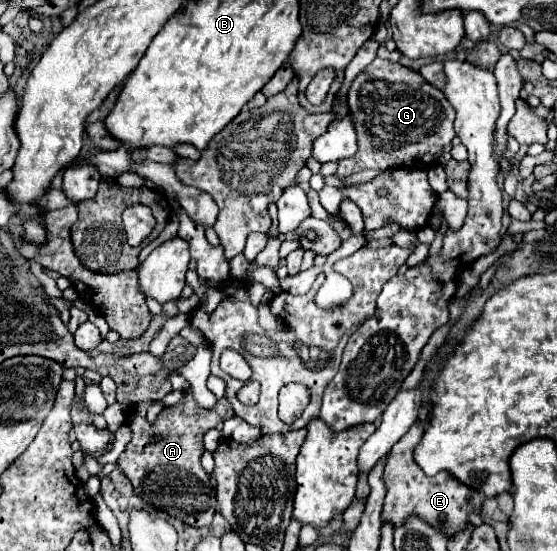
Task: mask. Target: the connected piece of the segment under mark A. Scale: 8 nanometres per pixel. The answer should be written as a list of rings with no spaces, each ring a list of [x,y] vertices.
[[[190,391],[186,393],[184,403],[166,407],[156,423],[150,423],[136,407],[130,407],[128,425],[132,439],[126,445],[124,453],[118,459],[122,473],[130,479],[134,493],[142,497],[156,511],[164,511],[170,517],[176,517],[192,527],[208,527],[216,513],[216,495],[212,489],[212,479],[200,465],[202,435],[226,419],[234,417],[234,409],[226,397],[218,399],[216,407],[206,411],[196,405]]]

